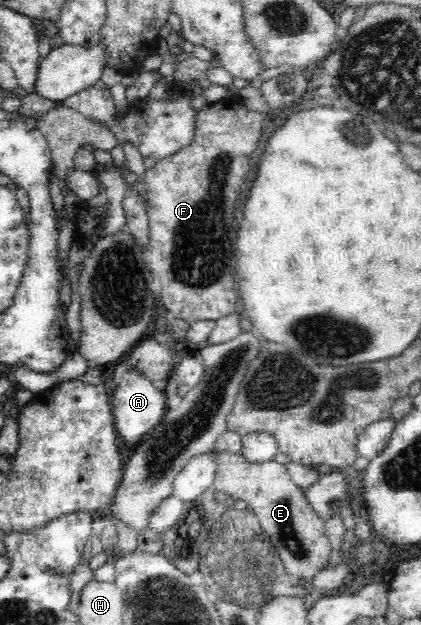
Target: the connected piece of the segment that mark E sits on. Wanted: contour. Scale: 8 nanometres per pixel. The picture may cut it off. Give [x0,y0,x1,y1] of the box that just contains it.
[212,451,332,581]

